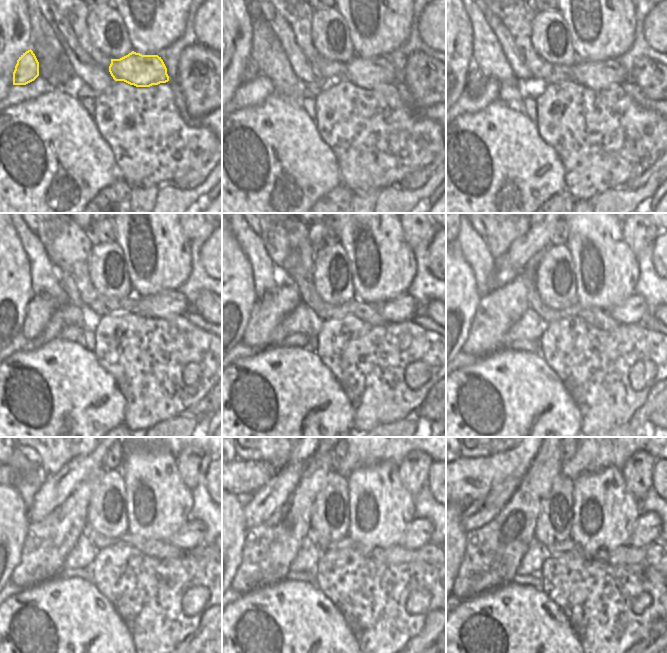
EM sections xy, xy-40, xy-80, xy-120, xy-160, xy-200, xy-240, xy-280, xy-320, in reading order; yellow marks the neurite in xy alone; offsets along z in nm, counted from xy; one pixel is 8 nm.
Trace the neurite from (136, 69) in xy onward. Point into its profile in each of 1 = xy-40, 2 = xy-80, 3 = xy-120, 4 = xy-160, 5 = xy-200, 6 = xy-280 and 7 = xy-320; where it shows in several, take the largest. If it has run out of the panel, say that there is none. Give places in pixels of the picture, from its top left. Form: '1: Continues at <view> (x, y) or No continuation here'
1: Continues at xy-40 (370, 73)
2: Continues at xy-80 (597, 75)
3: Continues at xy-120 (167, 303)
4: Continues at xy-160 (402, 308)
5: Continues at xy-200 (633, 310)
6: Continues at xy-280 (419, 532)
7: Continues at xy-320 (647, 530).

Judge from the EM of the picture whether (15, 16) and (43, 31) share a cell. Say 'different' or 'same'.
different

